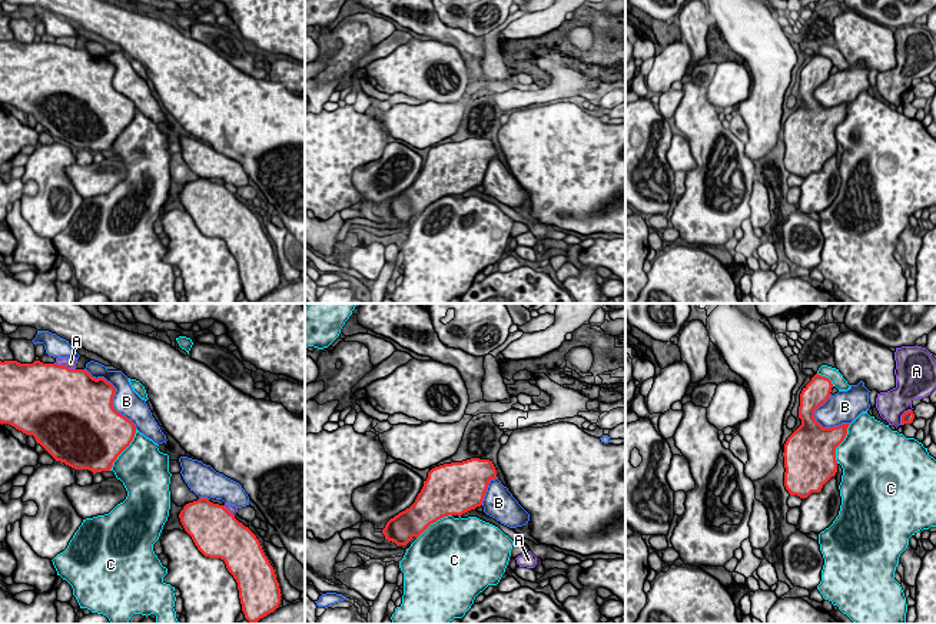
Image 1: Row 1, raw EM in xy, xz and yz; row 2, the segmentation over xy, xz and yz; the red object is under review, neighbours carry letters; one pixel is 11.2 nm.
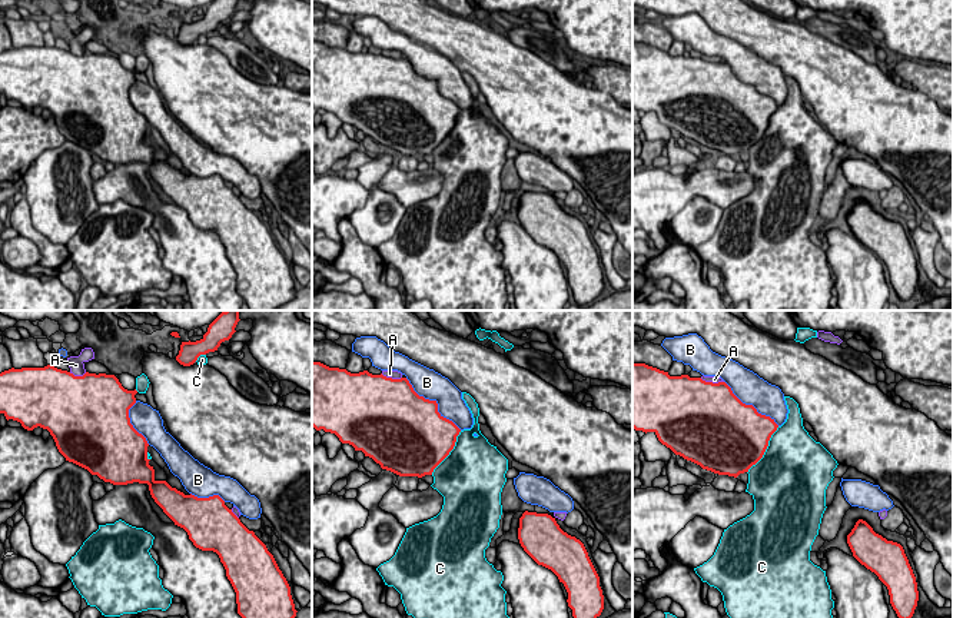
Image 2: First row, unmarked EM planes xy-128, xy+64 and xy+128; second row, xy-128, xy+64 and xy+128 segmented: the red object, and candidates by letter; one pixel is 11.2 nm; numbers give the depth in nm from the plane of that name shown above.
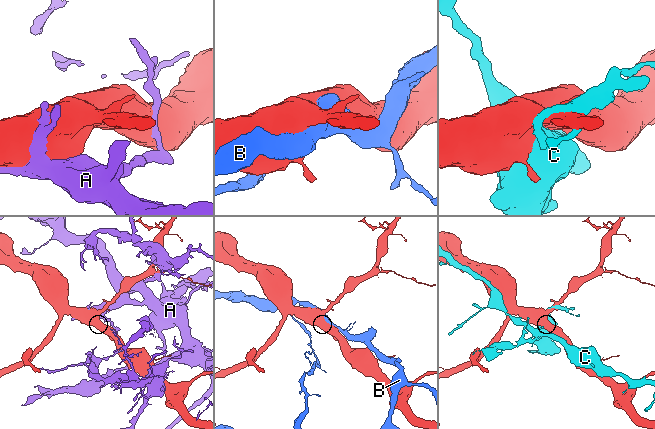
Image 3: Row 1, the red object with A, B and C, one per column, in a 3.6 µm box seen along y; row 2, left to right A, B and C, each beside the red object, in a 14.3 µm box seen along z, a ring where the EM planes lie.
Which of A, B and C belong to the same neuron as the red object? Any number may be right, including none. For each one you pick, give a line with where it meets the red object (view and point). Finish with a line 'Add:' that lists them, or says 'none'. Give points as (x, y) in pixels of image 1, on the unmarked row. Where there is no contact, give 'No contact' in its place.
C: Touches red at xy (125, 128)
Add: C

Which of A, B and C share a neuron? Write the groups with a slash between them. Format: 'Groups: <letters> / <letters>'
Groups: A / B / C

